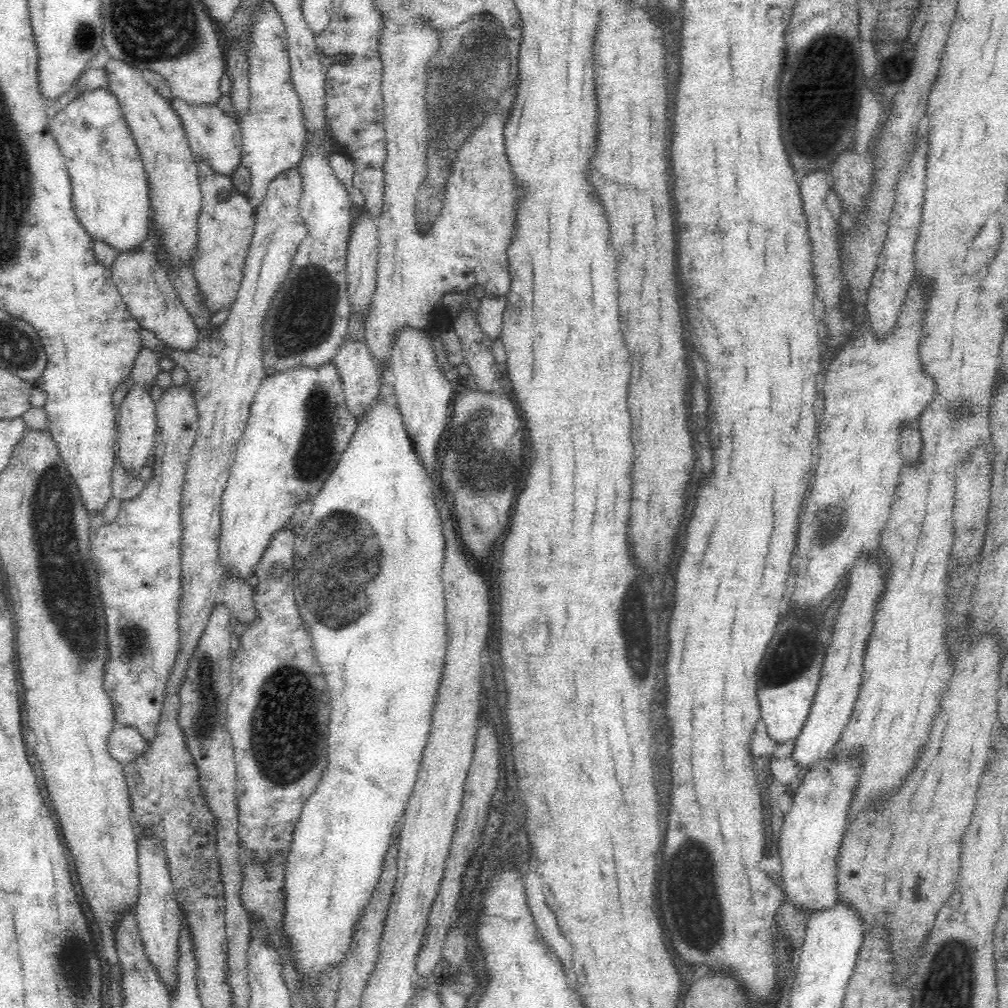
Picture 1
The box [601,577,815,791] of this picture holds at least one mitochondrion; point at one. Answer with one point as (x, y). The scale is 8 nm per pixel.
(636, 626)

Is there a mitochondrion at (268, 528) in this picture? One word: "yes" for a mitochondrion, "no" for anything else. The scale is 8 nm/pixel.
no

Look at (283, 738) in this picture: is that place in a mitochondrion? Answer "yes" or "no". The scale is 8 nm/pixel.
yes

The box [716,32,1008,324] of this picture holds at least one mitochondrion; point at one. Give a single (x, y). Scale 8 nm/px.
(817, 68)

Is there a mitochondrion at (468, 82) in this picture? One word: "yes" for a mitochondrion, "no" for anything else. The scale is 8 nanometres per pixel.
yes

